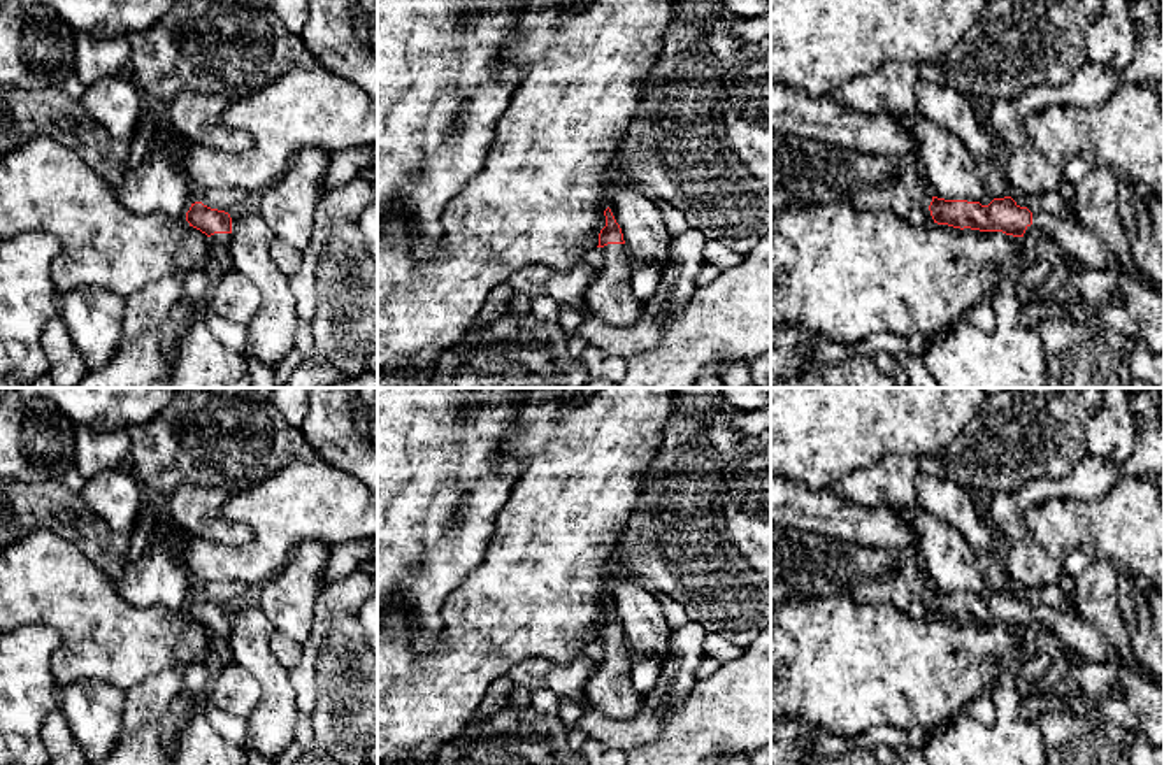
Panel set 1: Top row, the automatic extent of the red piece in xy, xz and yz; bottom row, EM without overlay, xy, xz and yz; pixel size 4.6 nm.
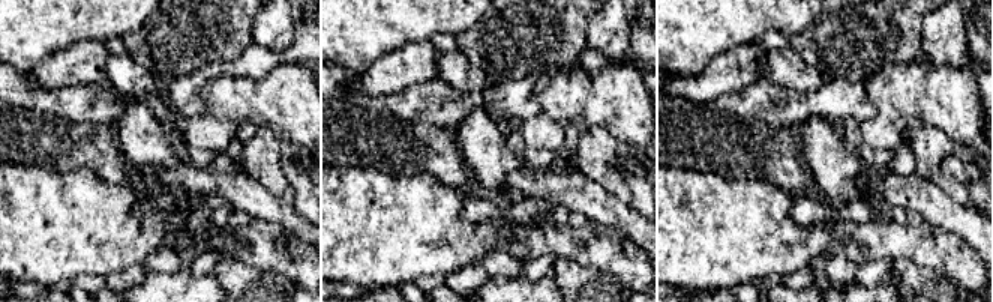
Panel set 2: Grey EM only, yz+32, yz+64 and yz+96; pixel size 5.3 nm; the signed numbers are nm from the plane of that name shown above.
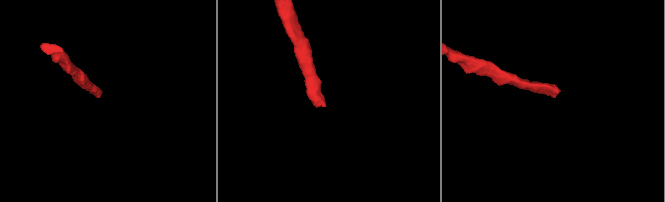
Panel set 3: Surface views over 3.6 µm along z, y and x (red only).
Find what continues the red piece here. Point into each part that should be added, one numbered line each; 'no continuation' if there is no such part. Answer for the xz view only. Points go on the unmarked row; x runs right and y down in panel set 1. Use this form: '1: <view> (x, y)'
1: xz (610, 690)

